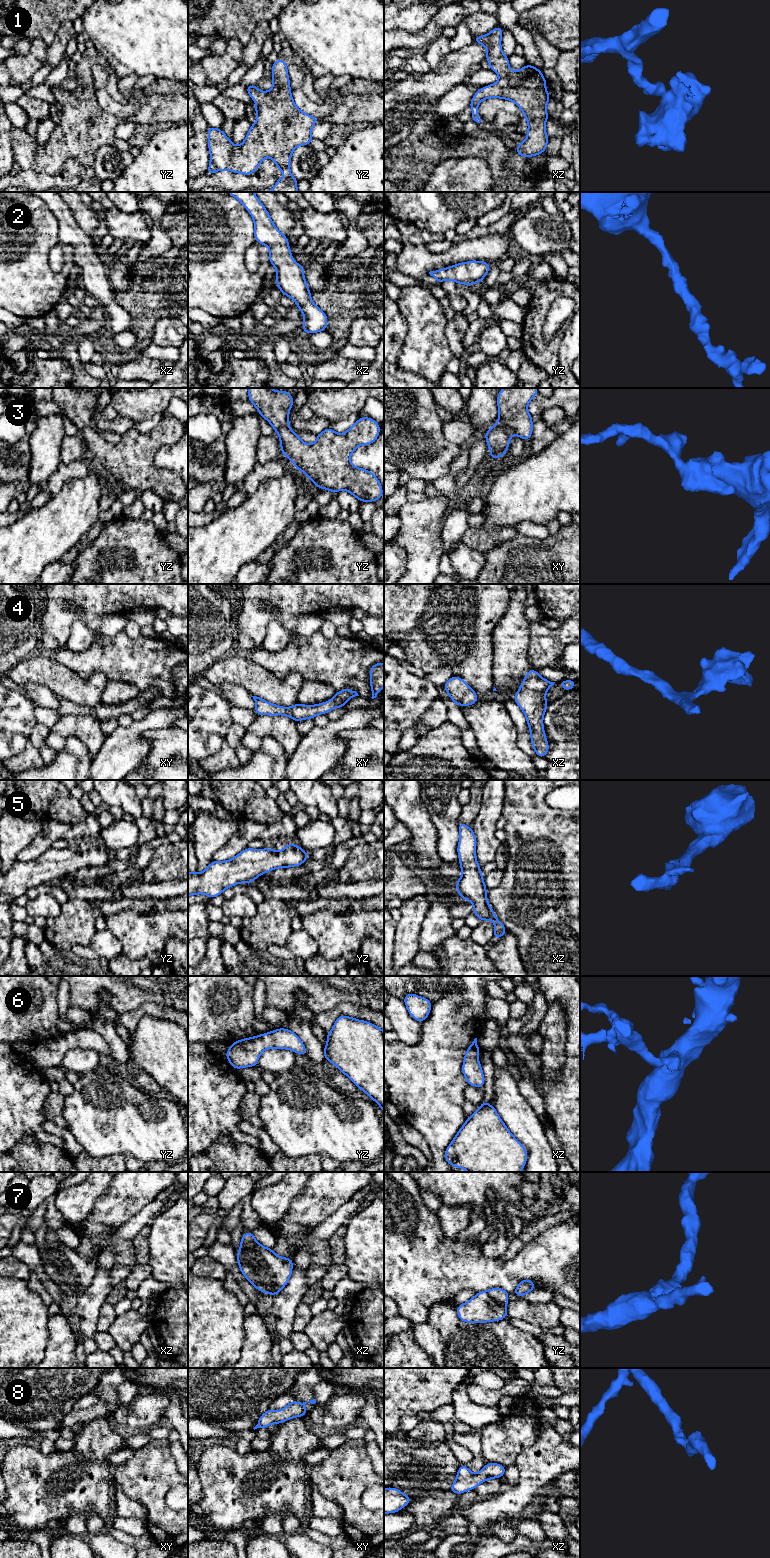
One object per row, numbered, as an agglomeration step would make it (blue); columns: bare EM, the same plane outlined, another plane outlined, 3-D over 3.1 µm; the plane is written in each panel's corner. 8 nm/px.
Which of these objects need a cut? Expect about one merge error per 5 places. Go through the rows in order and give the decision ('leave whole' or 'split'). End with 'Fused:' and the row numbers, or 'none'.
1: leave whole
2: leave whole
3: leave whole
4: leave whole
5: leave whole
6: leave whole
7: leave whole
8: leave whole
Fused: none

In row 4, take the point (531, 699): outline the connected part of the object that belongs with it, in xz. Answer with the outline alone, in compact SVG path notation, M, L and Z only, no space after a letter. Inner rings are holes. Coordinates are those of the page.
M534 669L527 671L524 679L513 701L525 714L527 725L530 728L531 745L536 755L544 758L549 751L549 744L543 728L543 717L549 704L545 696L547 690L555 682L542 678Z

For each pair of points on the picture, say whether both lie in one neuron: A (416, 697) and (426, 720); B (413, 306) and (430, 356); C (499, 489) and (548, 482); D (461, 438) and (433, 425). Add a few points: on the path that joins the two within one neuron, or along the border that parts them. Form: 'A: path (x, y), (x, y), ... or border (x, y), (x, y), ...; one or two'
A: border (438, 697), (420, 721), (406, 730); two
B: path (424, 318), (425, 344); one
C: path (511, 489), (536, 488); one
D: border (442, 423), (443, 436), (458, 447); two

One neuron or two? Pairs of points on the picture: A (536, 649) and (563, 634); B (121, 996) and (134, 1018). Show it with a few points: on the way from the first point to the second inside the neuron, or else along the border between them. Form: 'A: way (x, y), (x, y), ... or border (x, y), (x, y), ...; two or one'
A: way (543, 648), (556, 640); one
B: border (151, 1001), (145, 1001), (133, 1009), (118, 1014); two

